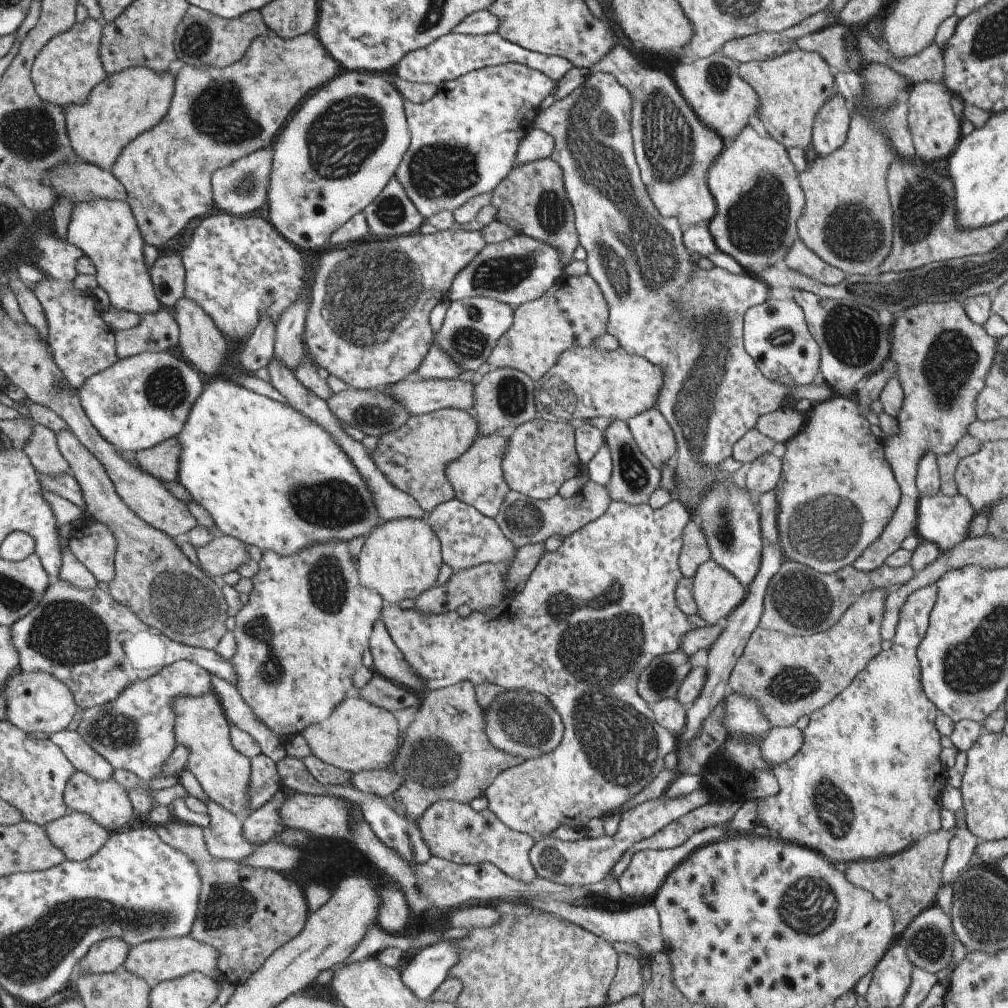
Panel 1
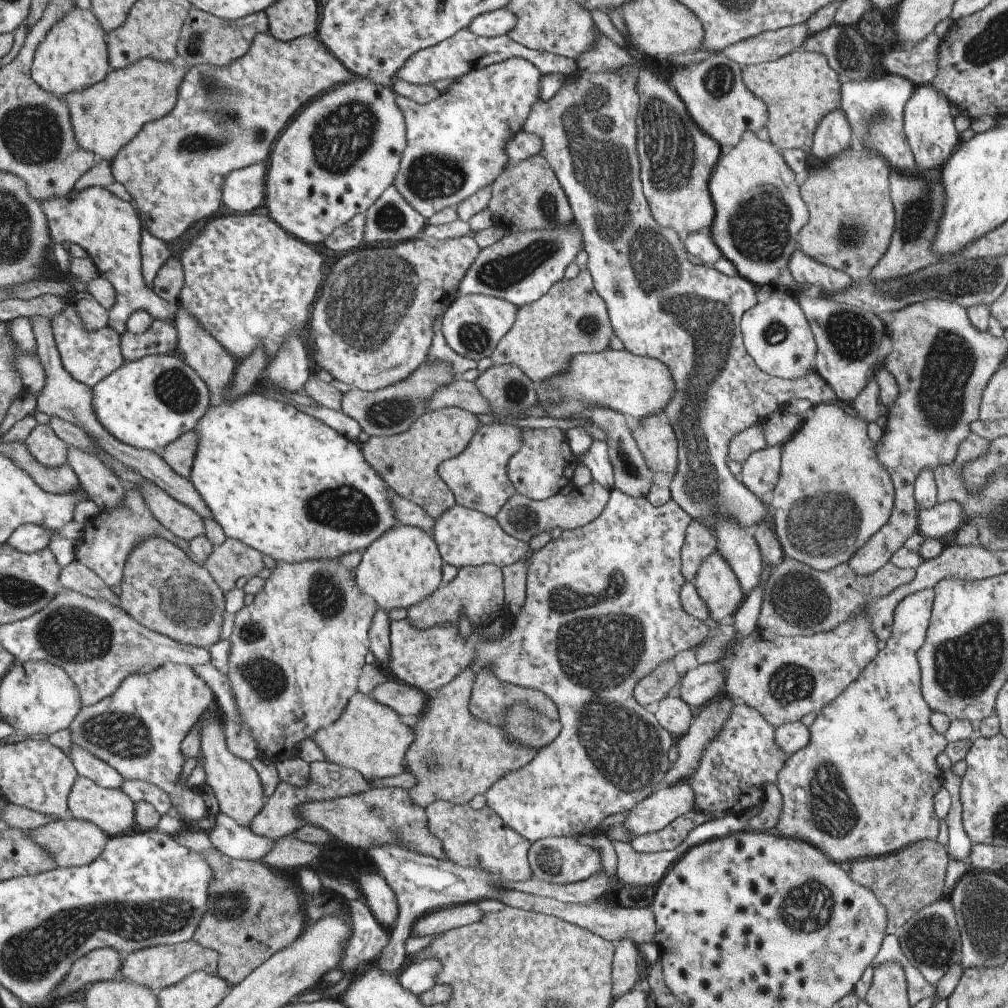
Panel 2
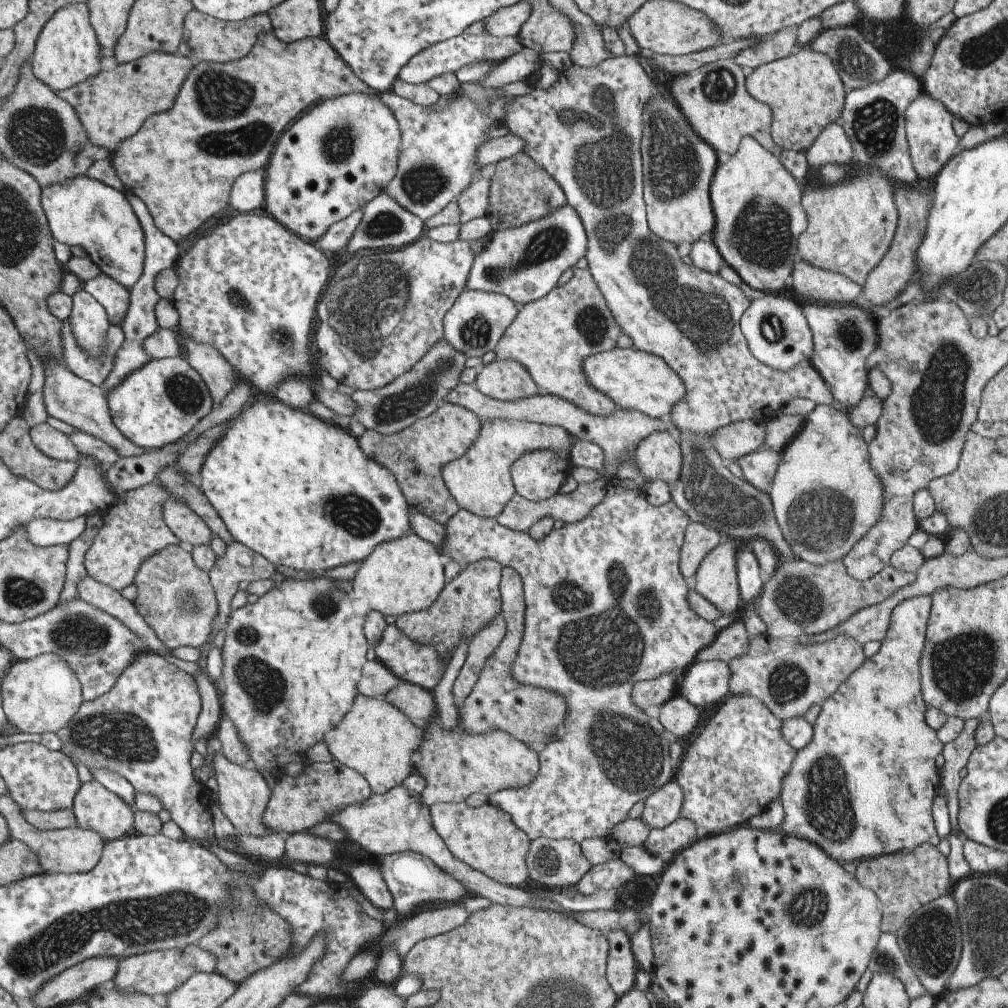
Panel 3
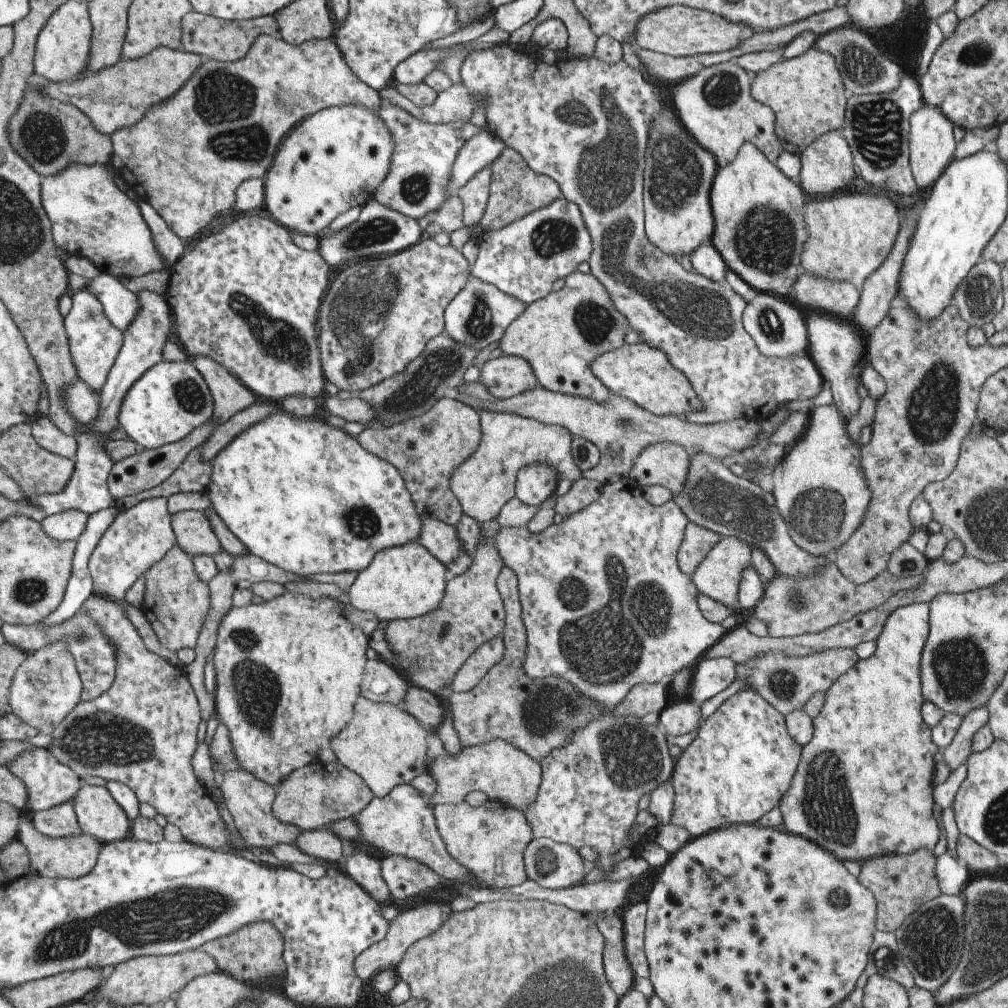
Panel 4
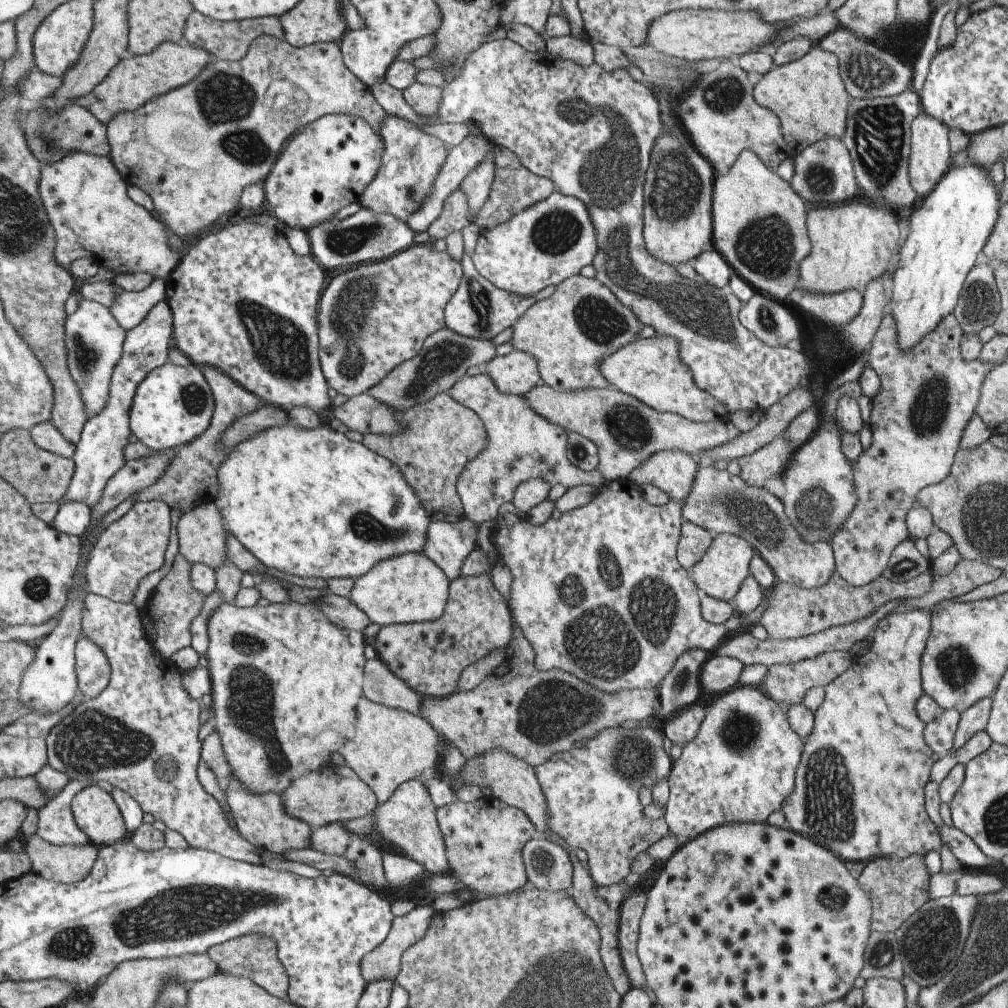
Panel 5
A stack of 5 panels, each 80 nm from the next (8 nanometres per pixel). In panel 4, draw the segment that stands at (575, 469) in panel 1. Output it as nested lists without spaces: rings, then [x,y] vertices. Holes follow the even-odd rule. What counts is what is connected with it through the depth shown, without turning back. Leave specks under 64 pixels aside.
[[[527,465],[516,474],[514,496],[524,505],[535,507],[551,496],[556,483],[555,469],[547,465]]]

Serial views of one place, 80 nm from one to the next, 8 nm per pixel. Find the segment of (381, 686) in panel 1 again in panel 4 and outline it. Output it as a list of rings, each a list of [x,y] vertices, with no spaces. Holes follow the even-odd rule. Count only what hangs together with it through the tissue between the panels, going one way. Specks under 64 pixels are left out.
[[[409,685],[401,704],[402,710],[414,716],[421,724],[434,732],[445,714],[440,699],[429,691]]]

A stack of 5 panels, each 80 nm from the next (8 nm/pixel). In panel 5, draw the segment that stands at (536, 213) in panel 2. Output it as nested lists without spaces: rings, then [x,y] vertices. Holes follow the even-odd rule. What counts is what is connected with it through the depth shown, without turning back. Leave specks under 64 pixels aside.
[[[494,146],[492,158],[494,160],[494,179],[490,186],[487,200],[478,208],[472,222],[480,230],[493,228],[496,224],[506,221],[511,215],[517,214],[525,207],[543,200],[555,188],[554,184],[545,177],[537,176],[523,168],[518,158],[505,147]]]

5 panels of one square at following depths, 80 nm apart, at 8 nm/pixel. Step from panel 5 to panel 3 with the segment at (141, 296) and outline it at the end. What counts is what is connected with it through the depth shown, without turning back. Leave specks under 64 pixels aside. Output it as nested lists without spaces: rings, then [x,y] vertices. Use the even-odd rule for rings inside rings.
[[[99,273],[95,278],[86,280],[81,288],[93,295],[105,310],[108,323],[120,326],[123,322],[130,295],[125,287],[106,274]]]

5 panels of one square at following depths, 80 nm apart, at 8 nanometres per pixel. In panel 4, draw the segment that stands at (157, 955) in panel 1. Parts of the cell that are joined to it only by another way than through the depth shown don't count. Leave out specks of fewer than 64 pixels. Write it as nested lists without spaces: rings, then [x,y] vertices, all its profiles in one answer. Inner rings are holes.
[[[189,949],[172,955],[133,957],[116,964],[107,980],[95,990],[96,999],[114,1007],[149,1005],[173,998],[191,979],[217,971],[213,957],[200,949]]]

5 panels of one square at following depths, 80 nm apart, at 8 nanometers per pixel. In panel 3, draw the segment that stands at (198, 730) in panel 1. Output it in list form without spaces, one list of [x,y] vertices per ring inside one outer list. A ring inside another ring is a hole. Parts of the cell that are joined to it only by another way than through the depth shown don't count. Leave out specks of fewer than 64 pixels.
[[[220,750],[215,751],[212,767],[217,782],[219,808],[225,818],[239,835],[262,837],[275,833],[269,827],[262,826],[262,814],[271,794],[265,779],[251,765],[231,764]]]

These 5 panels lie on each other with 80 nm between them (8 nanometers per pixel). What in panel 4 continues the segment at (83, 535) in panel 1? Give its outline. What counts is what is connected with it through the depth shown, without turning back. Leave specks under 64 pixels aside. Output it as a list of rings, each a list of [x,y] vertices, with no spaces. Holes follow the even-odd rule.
[[[163,497],[145,499],[131,508],[119,511],[98,538],[87,561],[93,590],[117,601],[123,601],[123,596],[131,584],[150,566],[160,561],[174,544],[170,514],[167,513],[166,499]]]

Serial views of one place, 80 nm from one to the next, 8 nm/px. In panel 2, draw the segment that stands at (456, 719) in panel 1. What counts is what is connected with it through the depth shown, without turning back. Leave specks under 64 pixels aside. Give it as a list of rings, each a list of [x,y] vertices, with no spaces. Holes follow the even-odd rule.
[[[471,670],[459,671],[445,686],[428,696],[425,708],[412,727],[413,742],[404,754],[404,772],[412,773],[417,784],[407,790],[414,805],[425,808],[433,801],[445,801],[454,805],[468,803],[475,795],[484,795],[487,789],[508,772],[522,769],[535,756],[535,750],[528,749],[507,739],[503,729],[476,721],[468,711],[468,700],[476,674]]]

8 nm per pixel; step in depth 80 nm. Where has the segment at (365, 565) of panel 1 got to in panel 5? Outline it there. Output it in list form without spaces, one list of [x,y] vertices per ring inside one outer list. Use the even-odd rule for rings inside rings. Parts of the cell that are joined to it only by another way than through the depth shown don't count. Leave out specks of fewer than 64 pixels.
[[[405,553],[373,565],[364,575],[358,576],[350,590],[349,600],[365,613],[368,621],[377,626],[393,623],[427,623],[437,620],[444,611],[448,597],[447,577],[422,553]]]

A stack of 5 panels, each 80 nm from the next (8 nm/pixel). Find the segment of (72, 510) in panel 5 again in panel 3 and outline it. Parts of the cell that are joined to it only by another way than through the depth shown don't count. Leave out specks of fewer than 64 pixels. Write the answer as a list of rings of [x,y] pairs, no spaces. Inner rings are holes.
[[[83,516],[69,520],[36,518],[25,525],[28,539],[38,547],[69,545],[83,531],[86,519]]]

